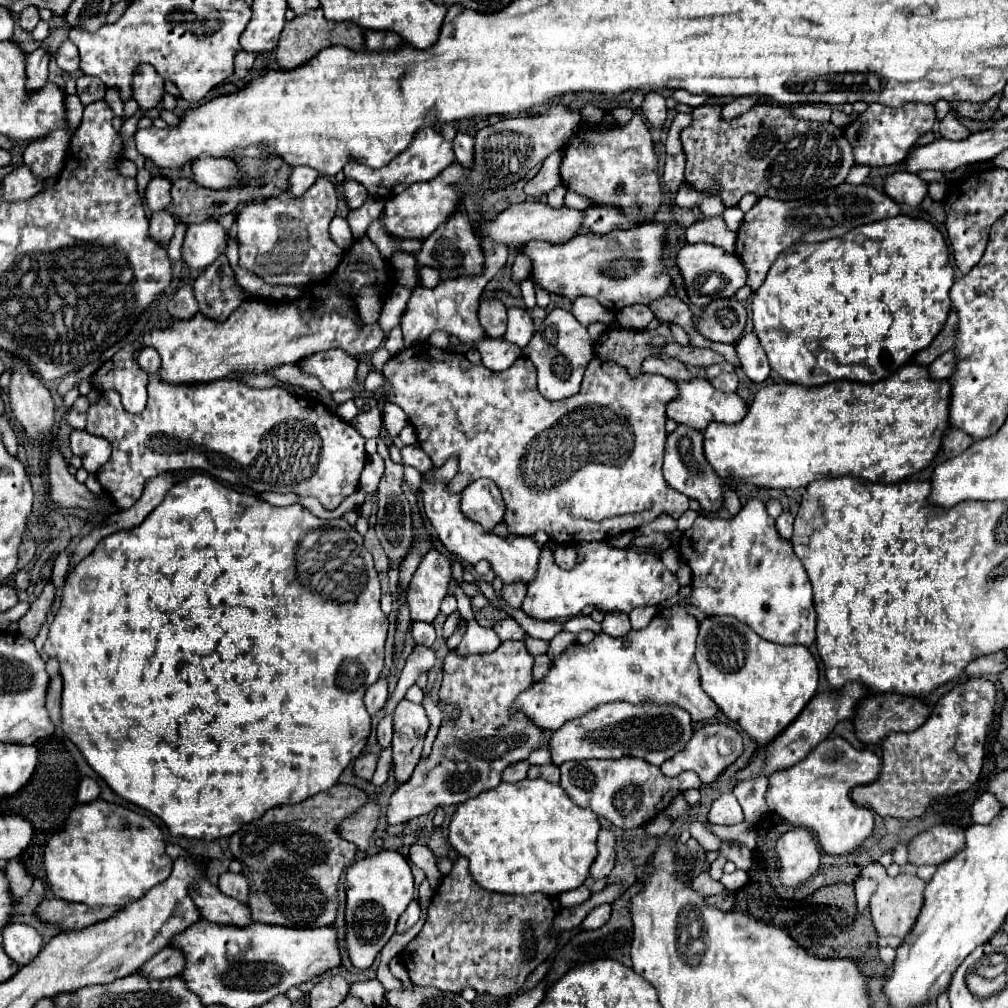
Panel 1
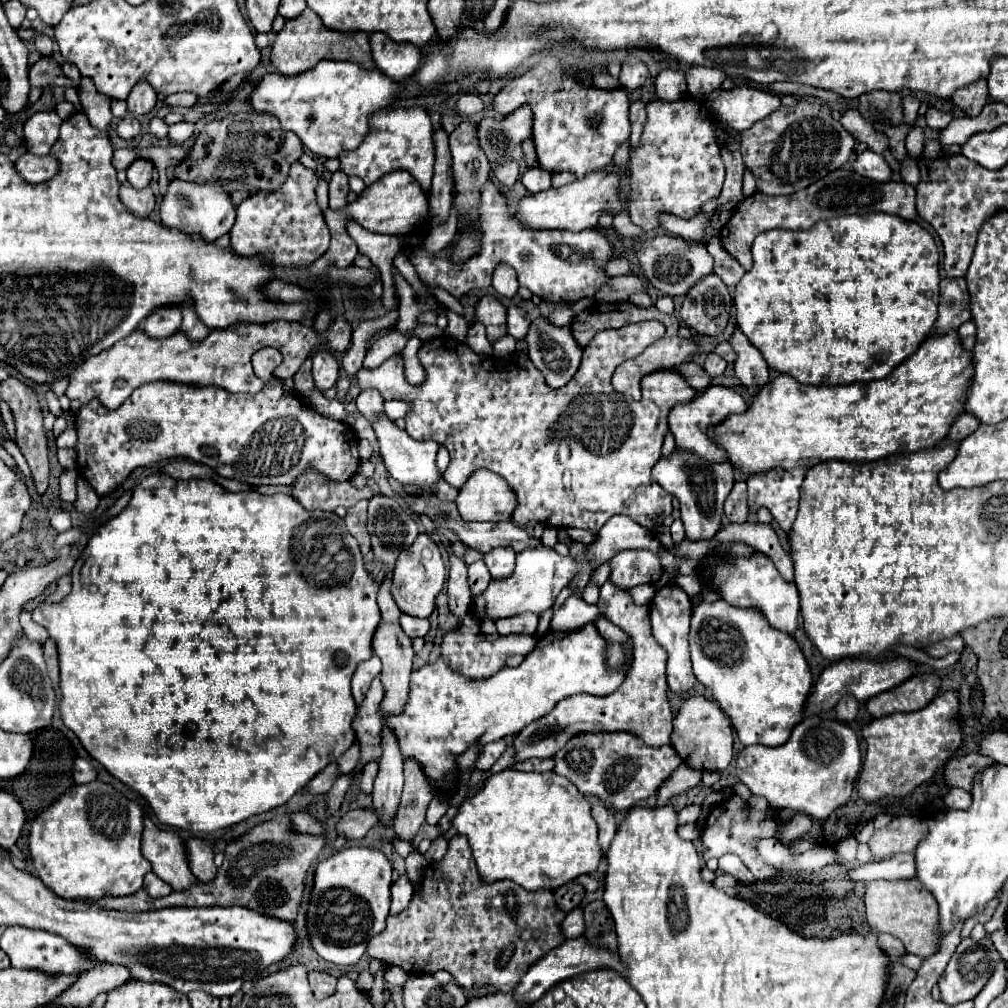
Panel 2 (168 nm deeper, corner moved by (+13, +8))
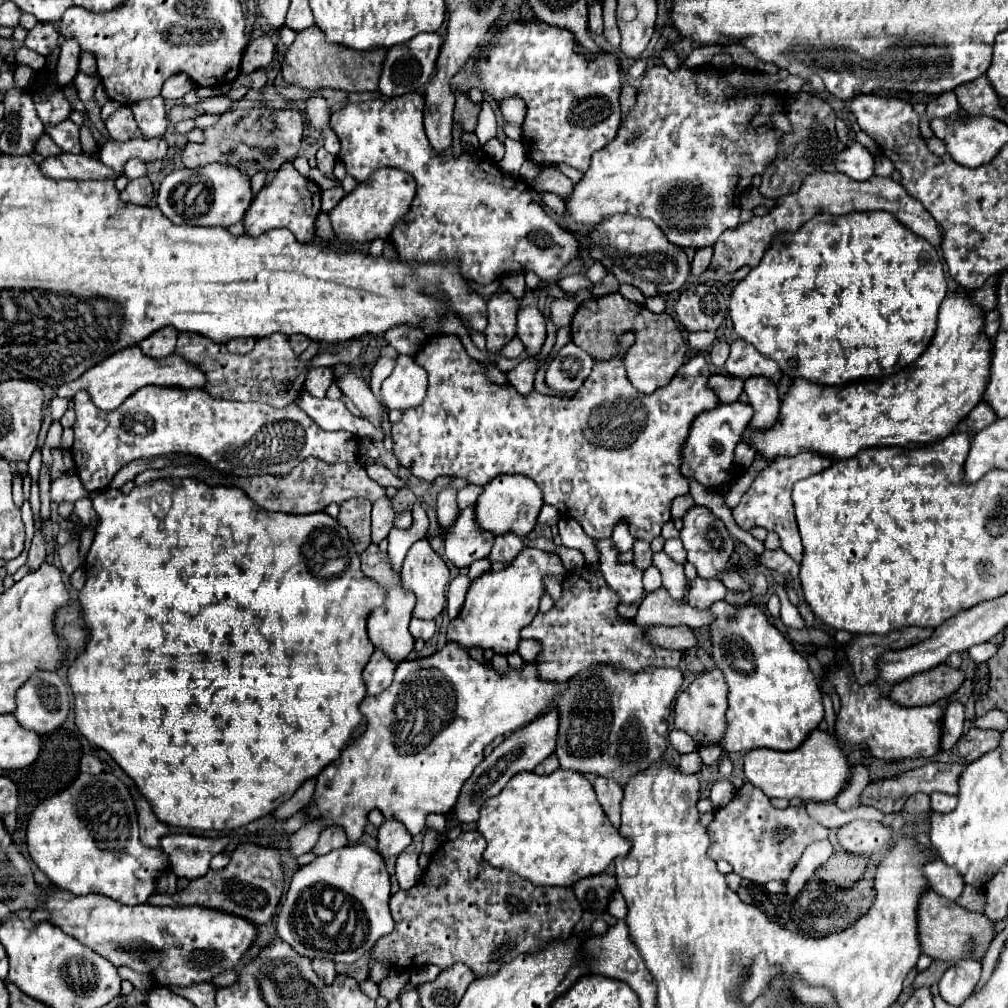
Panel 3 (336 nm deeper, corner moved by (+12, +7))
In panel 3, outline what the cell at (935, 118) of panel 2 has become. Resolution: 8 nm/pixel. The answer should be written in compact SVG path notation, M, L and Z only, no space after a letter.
M945 92L937 100L927 104L929 118L953 118L959 112L961 112L961 106L959 106L959 100L953 92Z

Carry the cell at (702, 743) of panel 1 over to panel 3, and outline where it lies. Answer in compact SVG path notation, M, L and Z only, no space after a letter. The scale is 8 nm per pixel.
M713 668L705 674L701 674L697 680L689 684L687 690L683 690L675 700L675 728L687 732L699 746L717 744L723 740L727 730L727 684L723 680L721 670Z

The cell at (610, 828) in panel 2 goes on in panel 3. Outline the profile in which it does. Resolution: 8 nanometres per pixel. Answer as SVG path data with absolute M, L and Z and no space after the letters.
M595 778L595 792L597 792L597 800L599 800L605 816L609 818L613 828L619 828L619 804L623 798L623 788L619 784L615 784L613 780Z

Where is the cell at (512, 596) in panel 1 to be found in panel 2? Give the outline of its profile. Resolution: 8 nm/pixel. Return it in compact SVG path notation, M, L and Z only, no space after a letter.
M498 547L484 555L484 563L488 565L494 579L502 579L514 569L514 557L516 553L512 547Z

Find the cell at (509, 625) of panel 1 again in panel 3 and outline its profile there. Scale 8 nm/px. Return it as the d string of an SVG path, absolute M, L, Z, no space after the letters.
M587 568L579 572L569 572L563 582L563 596L547 614L537 614L533 622L523 628L521 638L533 638L543 642L539 672L545 680L567 680L579 670L593 666L613 666L629 672L641 672L647 666L677 666L681 660L681 650L665 650L659 646L649 646L641 640L643 630L639 626L627 624L617 614L619 598L605 584L601 572L593 574Z

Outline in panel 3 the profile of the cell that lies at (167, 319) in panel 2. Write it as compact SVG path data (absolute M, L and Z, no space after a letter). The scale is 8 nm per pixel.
M165 326L157 332L153 332L151 336L147 336L145 340L139 342L139 348L143 350L143 354L151 356L151 358L165 358L169 354L175 352L175 342L177 342L177 330L171 326Z

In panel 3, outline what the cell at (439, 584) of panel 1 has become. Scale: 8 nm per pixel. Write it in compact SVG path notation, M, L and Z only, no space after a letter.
M417 540L409 552L407 558L403 562L401 568L401 584L403 588L407 588L409 592L415 594L417 604L413 608L413 616L415 618L423 618L423 620L433 620L437 614L441 614L441 610L445 608L445 588L449 584L449 568L443 562L443 558L431 548L429 540Z

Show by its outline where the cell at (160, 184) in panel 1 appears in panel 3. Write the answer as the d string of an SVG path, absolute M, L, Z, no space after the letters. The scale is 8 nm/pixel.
M131 158L127 164L125 164L125 176L129 180L135 180L135 178L141 178L147 174L147 164L139 158Z

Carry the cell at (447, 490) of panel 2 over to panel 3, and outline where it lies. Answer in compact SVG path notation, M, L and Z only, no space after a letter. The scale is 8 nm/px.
M469 484L469 486L461 488L461 490L457 492L457 506L459 506L459 510L463 510L467 504L473 504L479 494L481 494L481 486Z

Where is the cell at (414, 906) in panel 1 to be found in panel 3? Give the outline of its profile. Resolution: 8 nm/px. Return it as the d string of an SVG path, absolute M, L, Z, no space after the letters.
M399 854L397 856L397 866L395 866L395 878L399 882L401 890L409 890L417 884L421 878L421 868L417 864L417 854Z

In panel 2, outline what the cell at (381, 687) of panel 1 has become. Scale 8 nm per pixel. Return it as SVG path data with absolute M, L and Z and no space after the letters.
M372 655L368 661L362 661L358 665L358 669L356 669L354 677L352 677L352 695L354 695L356 705L362 703L364 695L366 695L370 683L372 683L372 679L380 673L380 667L382 665L380 665L380 659L376 655Z

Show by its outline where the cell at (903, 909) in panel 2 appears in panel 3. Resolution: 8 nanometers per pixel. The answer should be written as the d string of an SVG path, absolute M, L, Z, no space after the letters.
M925 890L919 900L917 908L917 936L921 944L921 954L927 954L935 960L959 960L967 952L967 942L969 938L975 938L977 950L975 956L983 958L989 942L993 940L993 922L985 914L975 914L969 912L961 906L957 906L951 900L945 900L933 890Z

